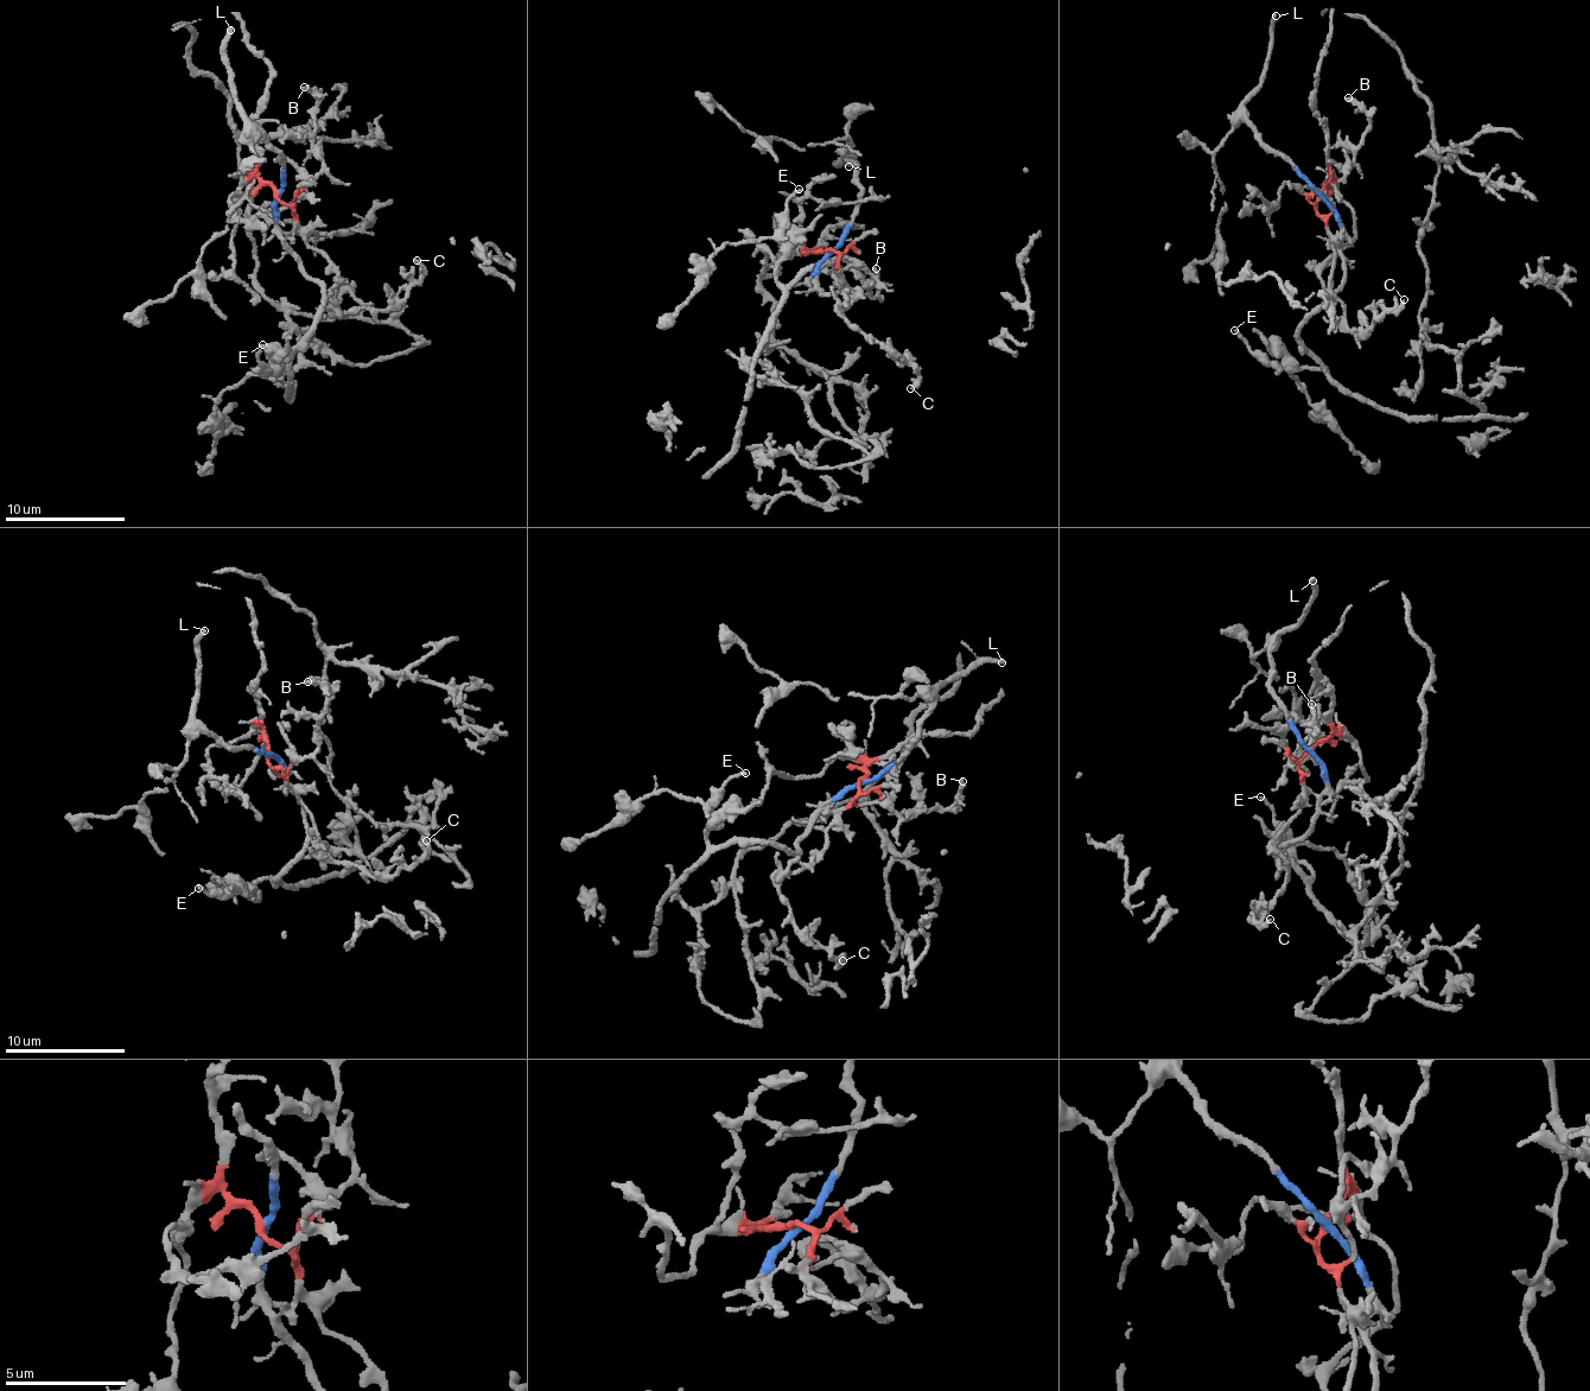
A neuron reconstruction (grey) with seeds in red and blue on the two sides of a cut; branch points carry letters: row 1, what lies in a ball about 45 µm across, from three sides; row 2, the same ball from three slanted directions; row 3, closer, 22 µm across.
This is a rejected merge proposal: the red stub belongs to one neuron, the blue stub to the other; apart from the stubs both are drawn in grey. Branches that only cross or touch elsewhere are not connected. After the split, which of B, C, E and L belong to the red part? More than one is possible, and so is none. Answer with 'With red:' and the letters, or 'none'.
With red: B, C

